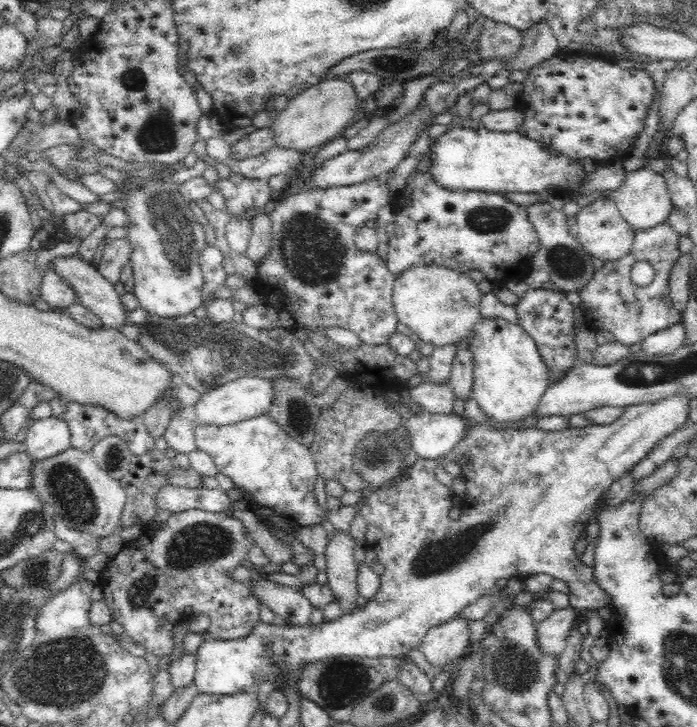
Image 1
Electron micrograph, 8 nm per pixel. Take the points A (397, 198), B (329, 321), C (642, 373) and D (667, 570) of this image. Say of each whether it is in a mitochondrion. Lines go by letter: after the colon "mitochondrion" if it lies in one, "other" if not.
A: other
B: other
C: mitochondrion
D: other

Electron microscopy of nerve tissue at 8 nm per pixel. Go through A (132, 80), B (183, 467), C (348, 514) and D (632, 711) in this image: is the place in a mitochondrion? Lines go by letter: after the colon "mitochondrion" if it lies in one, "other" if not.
A: mitochondrion
B: other
C: other
D: other

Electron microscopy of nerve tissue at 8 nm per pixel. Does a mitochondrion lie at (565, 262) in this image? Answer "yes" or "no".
yes

